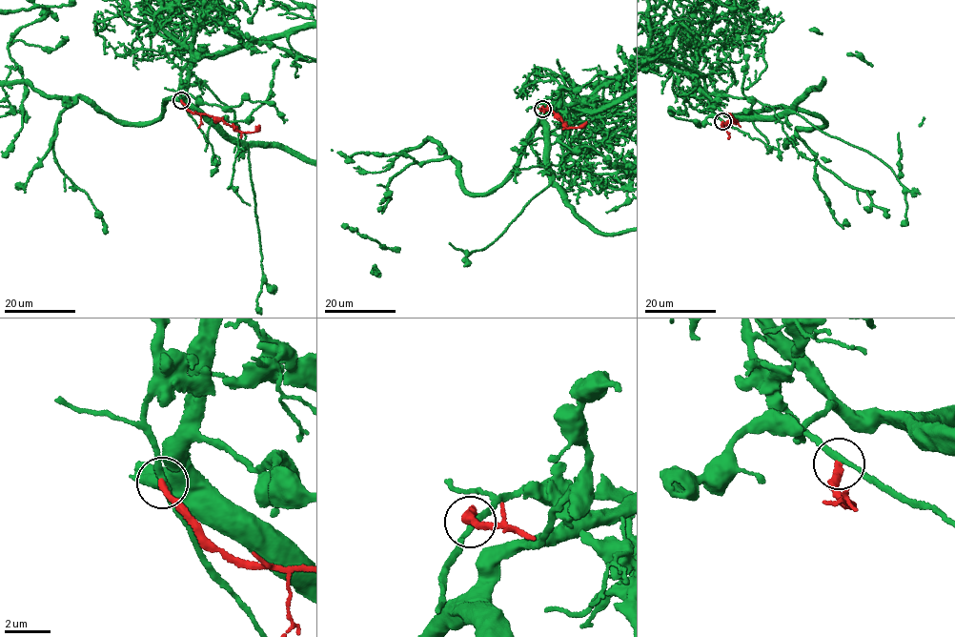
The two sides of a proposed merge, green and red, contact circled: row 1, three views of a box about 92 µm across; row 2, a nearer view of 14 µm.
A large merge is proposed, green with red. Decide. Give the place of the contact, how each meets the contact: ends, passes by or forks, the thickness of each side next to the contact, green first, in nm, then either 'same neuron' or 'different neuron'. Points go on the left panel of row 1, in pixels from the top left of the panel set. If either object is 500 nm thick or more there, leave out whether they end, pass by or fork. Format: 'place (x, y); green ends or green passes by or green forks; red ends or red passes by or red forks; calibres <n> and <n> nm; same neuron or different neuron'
place (181, 100); green passes by; red ends; calibres 240 and 300 nm; same neuron

